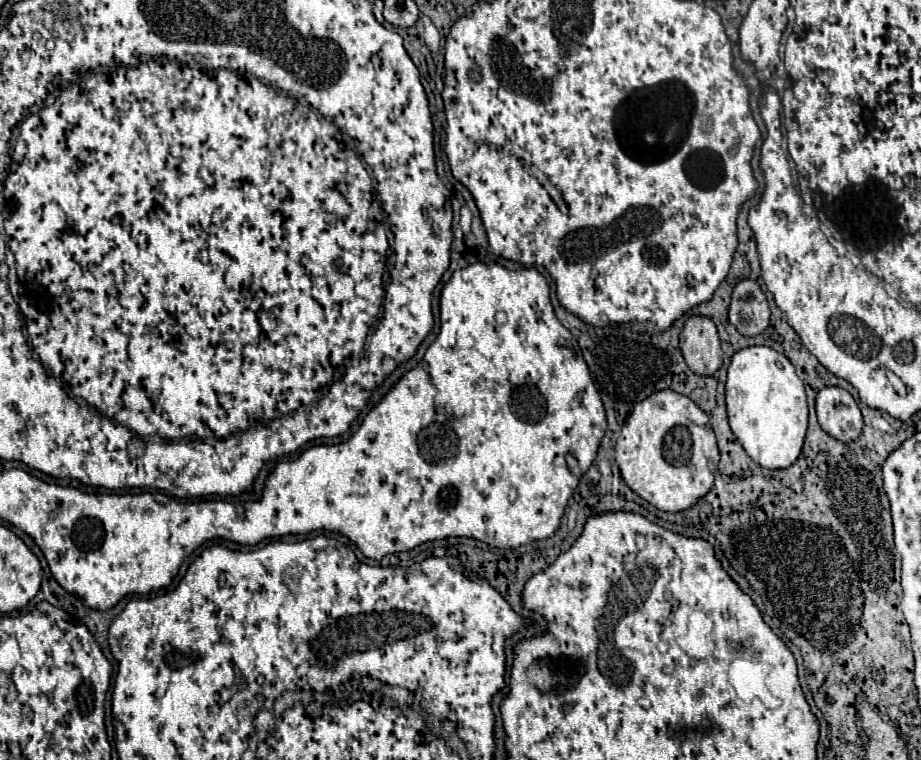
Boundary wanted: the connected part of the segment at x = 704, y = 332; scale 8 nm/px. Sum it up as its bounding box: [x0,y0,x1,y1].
[680,315,722,375]

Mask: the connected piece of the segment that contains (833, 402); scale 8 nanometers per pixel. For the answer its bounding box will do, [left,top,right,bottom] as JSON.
[816,387,862,441]

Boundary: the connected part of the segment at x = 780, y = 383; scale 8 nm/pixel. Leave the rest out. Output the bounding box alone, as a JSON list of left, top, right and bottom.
[726,347,808,469]

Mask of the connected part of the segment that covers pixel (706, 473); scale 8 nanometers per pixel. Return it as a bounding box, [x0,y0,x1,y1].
[616,389,718,513]

